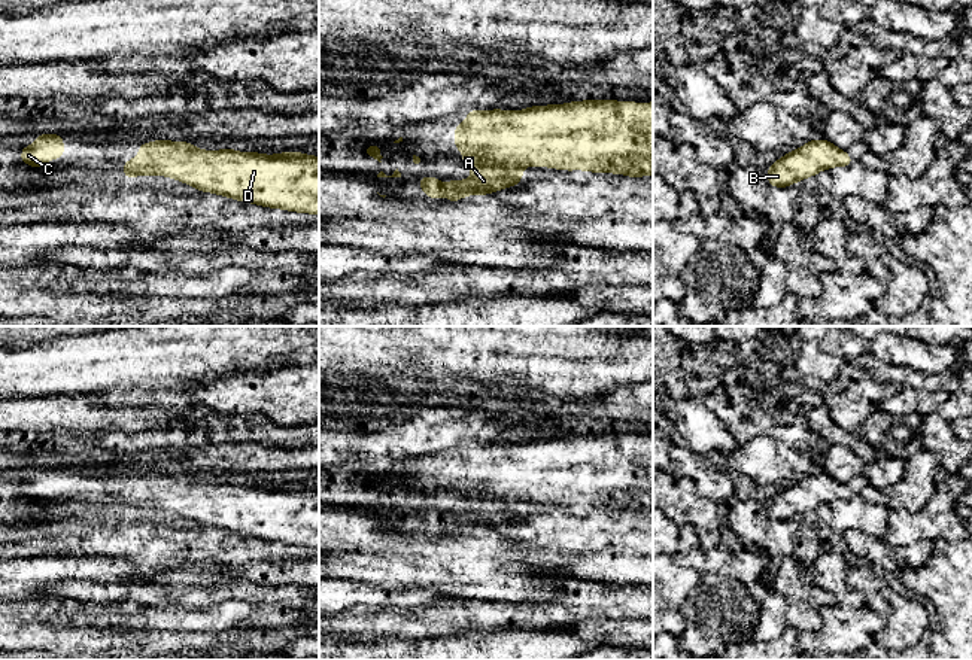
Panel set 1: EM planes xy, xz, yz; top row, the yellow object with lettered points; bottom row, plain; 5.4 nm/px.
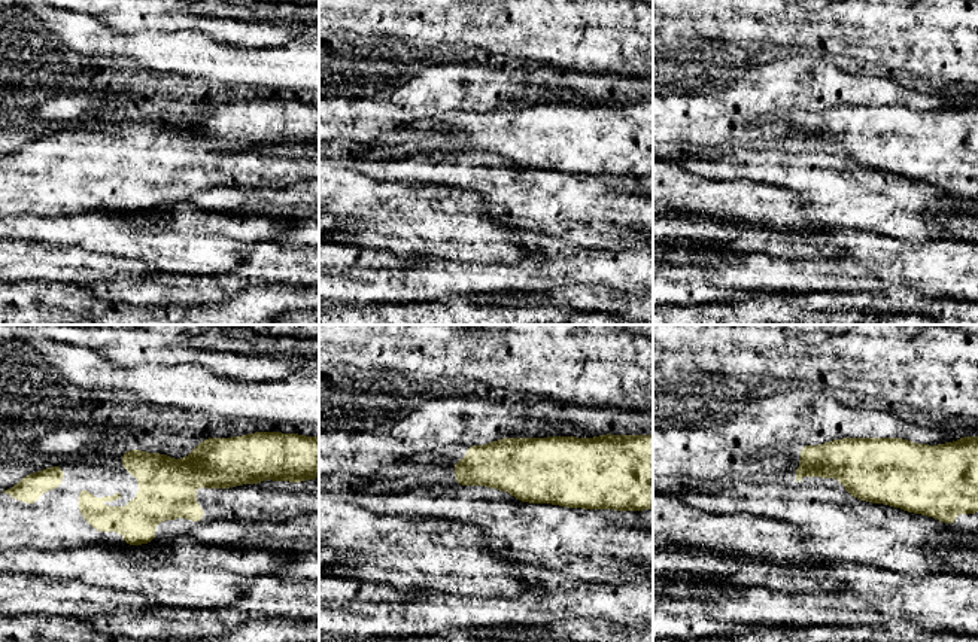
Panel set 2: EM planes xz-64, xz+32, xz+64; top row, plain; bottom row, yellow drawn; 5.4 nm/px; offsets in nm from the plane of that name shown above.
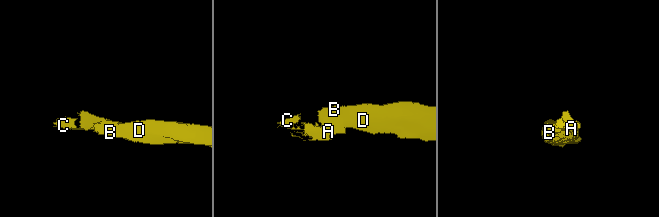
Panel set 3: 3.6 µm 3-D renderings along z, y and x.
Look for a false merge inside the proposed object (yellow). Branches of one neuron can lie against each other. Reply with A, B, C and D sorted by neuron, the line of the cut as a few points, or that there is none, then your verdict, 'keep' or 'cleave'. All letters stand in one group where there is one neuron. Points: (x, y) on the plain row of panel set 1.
A B C D; no cut; keep

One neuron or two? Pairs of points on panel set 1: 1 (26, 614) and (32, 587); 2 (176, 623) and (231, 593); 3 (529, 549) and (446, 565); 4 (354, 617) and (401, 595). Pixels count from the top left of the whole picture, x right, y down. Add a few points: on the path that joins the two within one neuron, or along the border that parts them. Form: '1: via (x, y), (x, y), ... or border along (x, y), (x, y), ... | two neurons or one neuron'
1: border along (49, 593), (40, 598), (15, 601) | two neurons
2: border along (237, 599), (225, 599), (203, 608), (169, 605) | two neurons
3: border along (512, 556), (532, 568) | two neurons
4: border along (406, 610), (365, 610), (354, 607), (337, 614) | two neurons

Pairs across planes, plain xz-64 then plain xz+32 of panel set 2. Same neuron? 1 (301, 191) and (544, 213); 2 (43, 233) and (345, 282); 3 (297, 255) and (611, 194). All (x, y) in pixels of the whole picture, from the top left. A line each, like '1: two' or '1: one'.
1: one
2: two
3: two

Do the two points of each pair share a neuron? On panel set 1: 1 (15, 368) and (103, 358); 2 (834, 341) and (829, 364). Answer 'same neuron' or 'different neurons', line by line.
1: same neuron
2: different neurons

